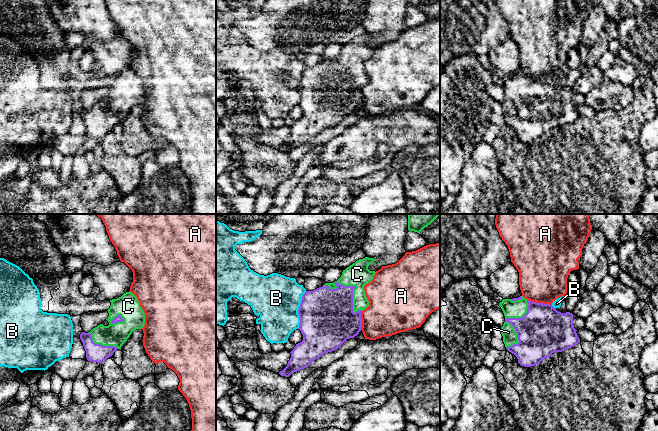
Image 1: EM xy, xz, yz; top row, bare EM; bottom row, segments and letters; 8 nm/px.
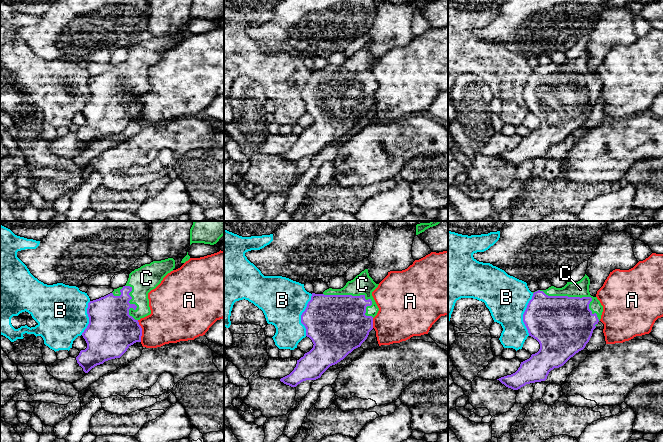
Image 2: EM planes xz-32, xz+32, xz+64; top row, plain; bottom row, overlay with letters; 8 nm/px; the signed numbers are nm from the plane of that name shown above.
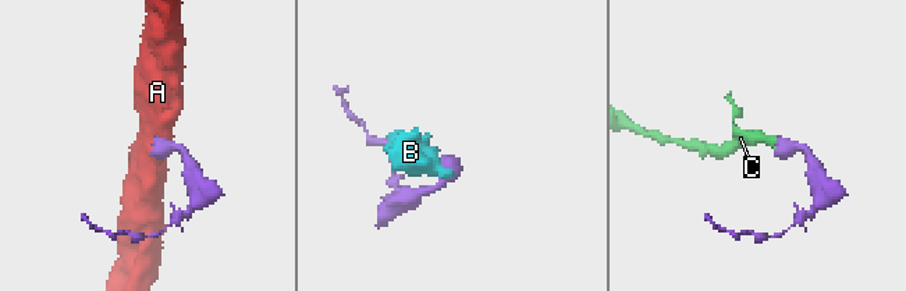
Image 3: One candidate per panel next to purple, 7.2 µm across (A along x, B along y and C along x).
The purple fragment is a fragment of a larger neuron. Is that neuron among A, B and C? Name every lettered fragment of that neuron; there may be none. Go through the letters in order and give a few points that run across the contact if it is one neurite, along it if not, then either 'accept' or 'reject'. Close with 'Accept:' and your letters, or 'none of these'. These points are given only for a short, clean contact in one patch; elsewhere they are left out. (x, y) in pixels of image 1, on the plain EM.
A: line yz (527, 75), (551, 81); reject
B: reject
C: accept
Accept: C

